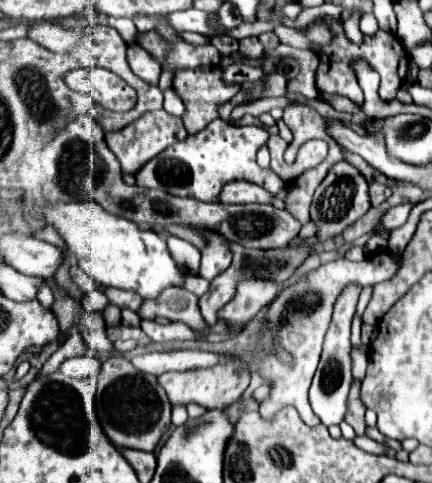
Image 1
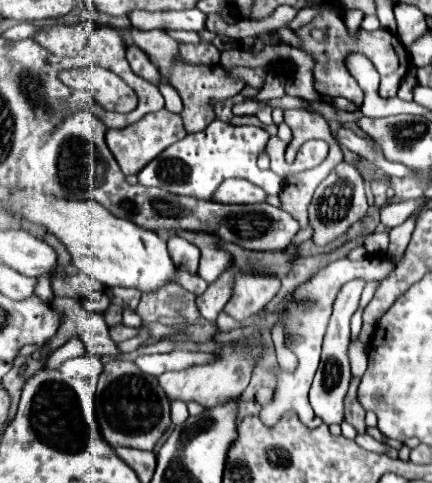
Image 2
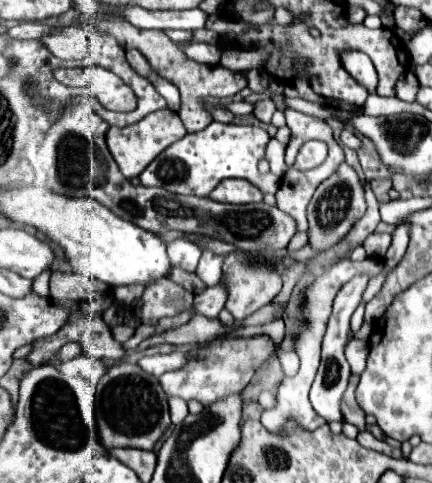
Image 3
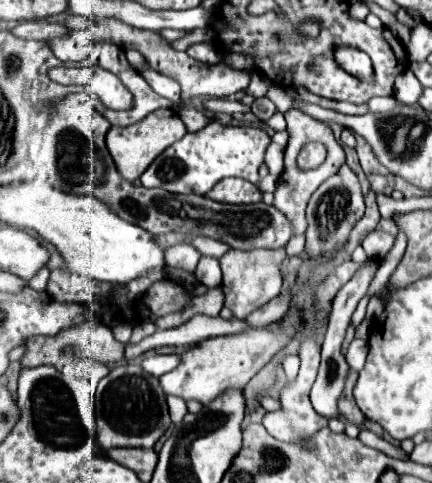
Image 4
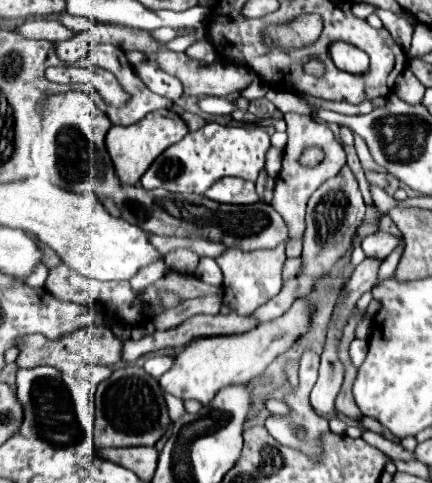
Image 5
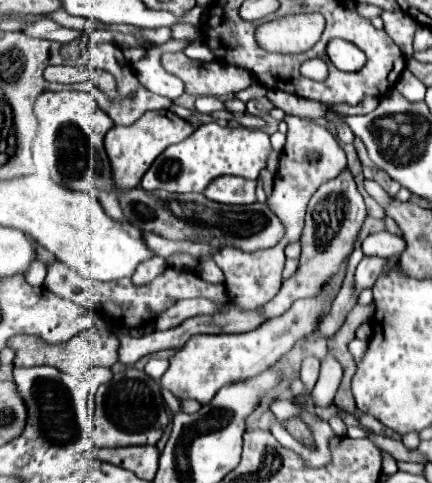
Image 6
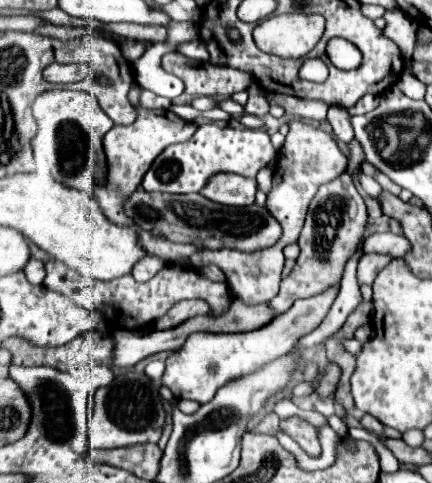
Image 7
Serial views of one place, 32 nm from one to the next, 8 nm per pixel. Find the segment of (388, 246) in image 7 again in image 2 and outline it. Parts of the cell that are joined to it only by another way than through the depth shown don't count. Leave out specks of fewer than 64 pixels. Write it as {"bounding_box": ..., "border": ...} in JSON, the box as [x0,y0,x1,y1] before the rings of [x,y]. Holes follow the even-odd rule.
{"bounding_box":[364,232,390,254],"border":[[[374,232],[374,234],[366,236],[366,240],[364,240],[364,248],[366,248],[368,254],[386,254],[386,250],[388,250],[388,242],[390,242],[388,232],[384,232],[384,234]]]}

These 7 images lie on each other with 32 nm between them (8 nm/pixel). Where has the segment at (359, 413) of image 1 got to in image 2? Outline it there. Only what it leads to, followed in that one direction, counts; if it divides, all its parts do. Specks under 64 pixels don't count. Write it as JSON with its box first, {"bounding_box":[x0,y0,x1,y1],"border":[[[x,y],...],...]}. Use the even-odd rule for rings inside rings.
{"bounding_box":[344,378,366,434],"border":[[[352,378],[350,380],[350,388],[348,394],[344,398],[344,420],[348,424],[352,424],[360,434],[364,434],[366,424],[364,424],[364,408],[360,408],[360,402],[356,400],[356,388],[360,384],[360,378]]]}

